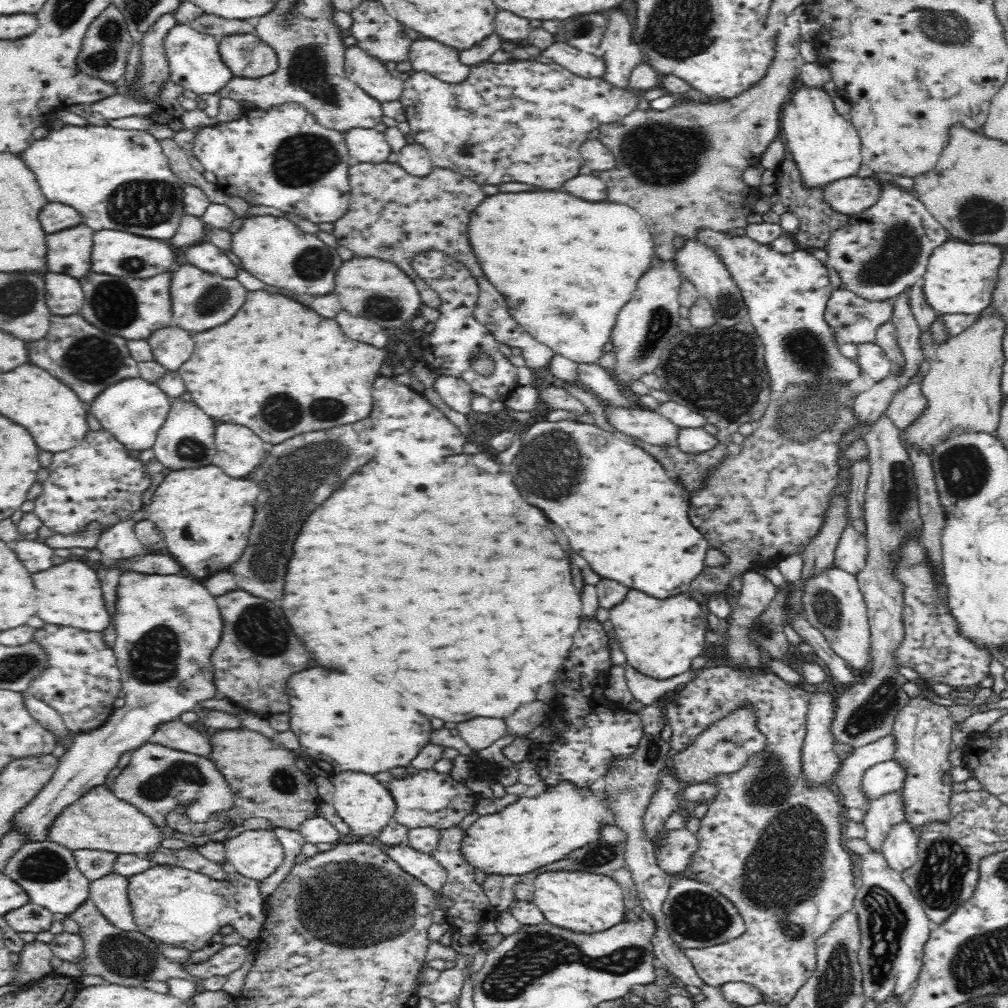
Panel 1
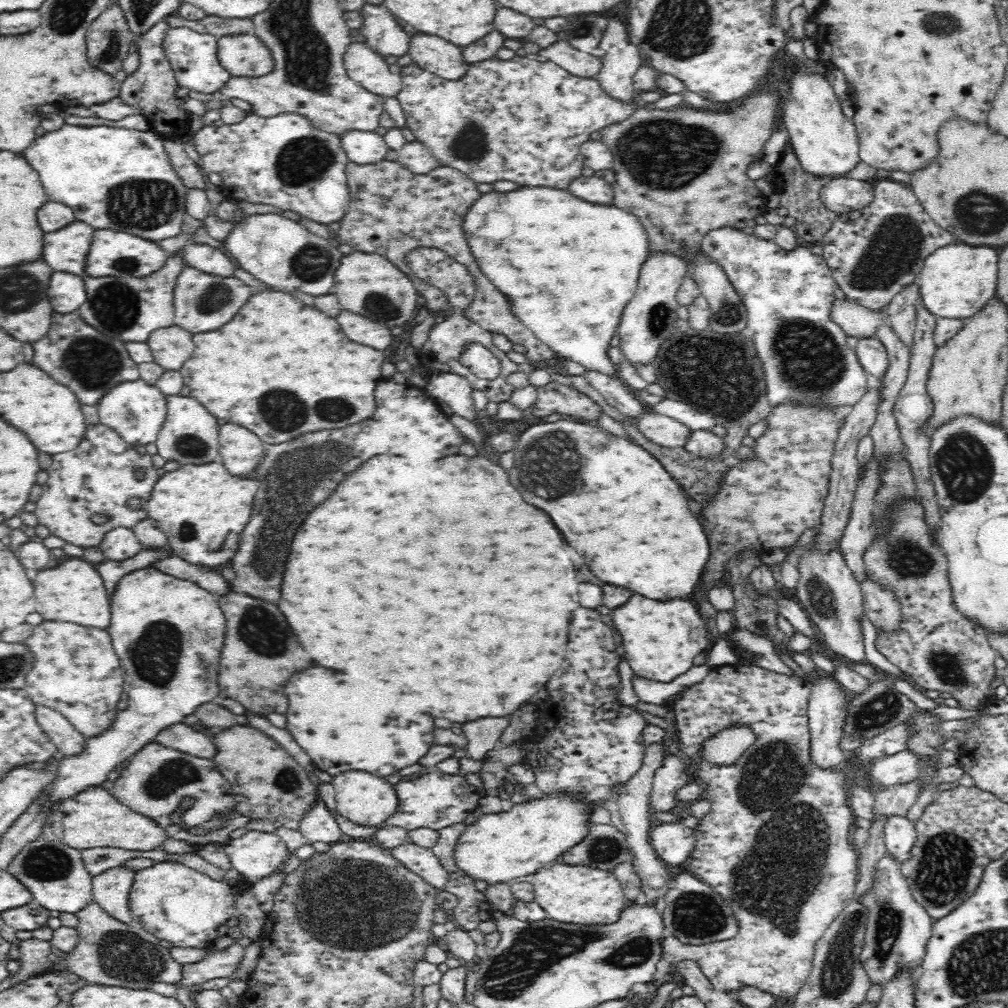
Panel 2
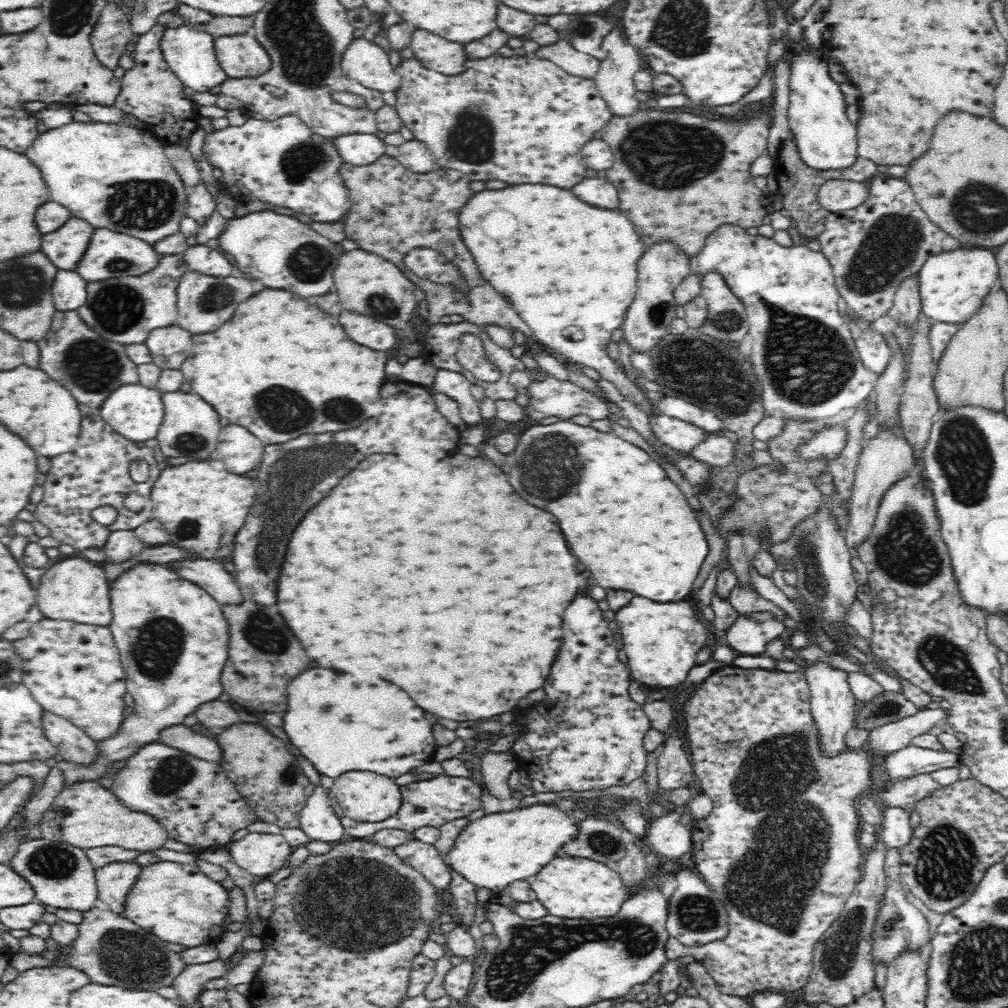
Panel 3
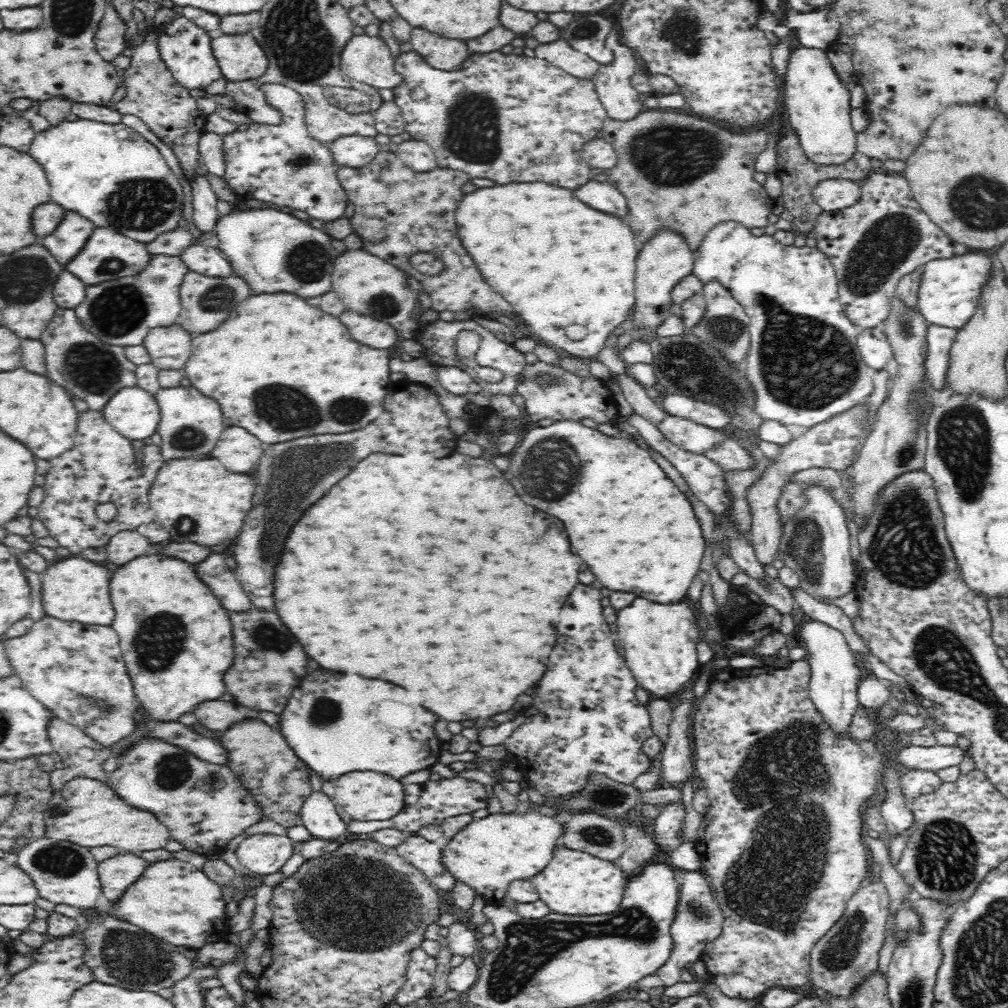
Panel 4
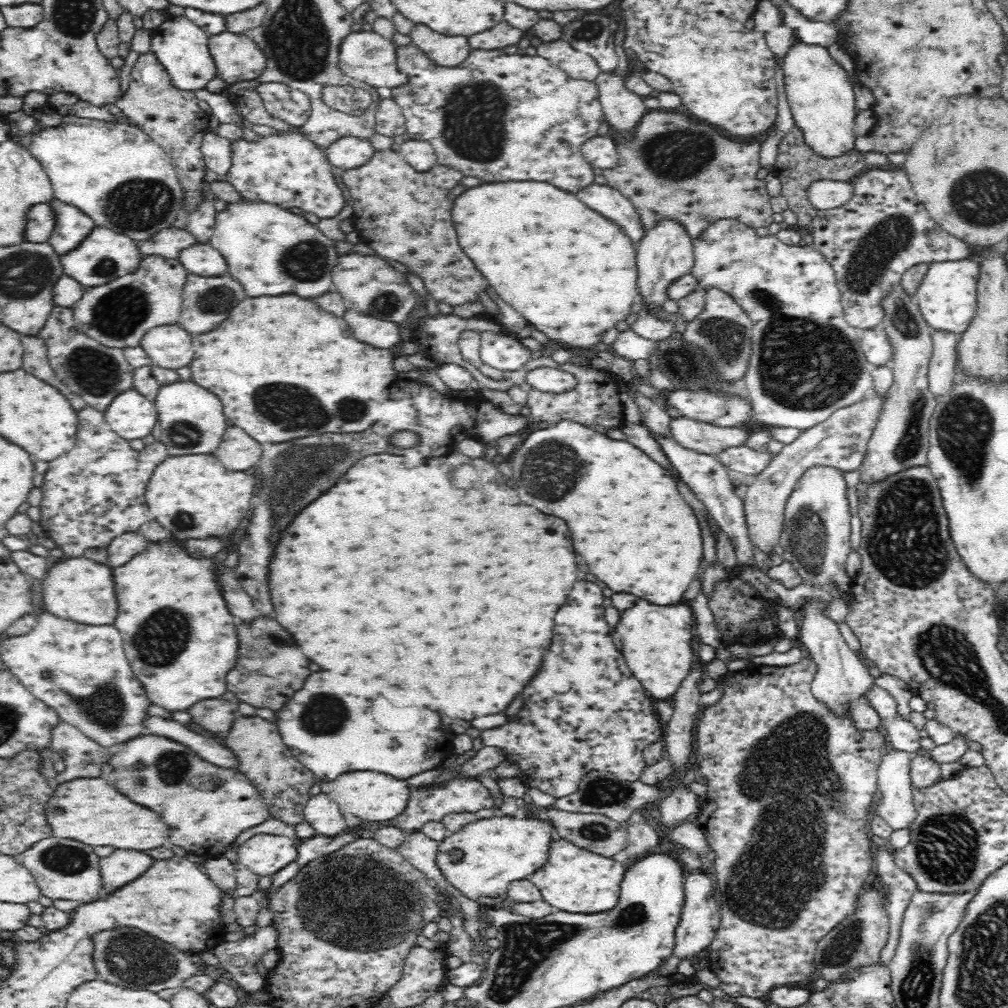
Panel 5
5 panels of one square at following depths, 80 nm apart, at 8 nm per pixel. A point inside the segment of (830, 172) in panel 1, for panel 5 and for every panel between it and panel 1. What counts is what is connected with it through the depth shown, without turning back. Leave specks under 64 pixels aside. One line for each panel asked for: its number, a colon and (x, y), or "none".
2: (826, 143)
3: (825, 138)
4: (817, 102)
5: (819, 91)

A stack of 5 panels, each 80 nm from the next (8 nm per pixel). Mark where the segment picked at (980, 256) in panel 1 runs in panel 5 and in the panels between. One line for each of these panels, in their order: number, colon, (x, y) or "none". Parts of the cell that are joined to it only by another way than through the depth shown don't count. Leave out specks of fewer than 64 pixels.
2: (958, 279)
3: (953, 284)
4: (949, 294)
5: (947, 296)

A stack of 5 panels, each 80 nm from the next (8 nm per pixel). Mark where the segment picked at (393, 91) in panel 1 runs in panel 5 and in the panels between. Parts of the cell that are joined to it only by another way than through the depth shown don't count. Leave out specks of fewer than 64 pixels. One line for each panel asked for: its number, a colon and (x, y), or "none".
2: (362, 64)
3: (364, 61)
4: (365, 58)
5: (366, 56)

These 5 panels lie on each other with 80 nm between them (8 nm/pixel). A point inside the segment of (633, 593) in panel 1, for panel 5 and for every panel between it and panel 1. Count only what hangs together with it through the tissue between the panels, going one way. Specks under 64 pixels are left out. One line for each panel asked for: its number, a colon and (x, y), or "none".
2: (660, 639)
3: (660, 640)
4: (659, 640)
5: (656, 641)

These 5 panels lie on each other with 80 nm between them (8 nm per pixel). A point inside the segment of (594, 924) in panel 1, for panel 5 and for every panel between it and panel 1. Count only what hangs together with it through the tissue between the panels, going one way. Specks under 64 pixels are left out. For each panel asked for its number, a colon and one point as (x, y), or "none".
2: (578, 895)
3: (568, 887)
4: (576, 884)
5: (574, 880)

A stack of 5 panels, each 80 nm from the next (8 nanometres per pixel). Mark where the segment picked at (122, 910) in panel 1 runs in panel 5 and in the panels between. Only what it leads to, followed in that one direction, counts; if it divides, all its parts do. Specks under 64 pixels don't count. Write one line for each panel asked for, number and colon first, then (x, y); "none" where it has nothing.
2: (111, 889)
3: (113, 882)
4: (117, 874)
5: (120, 868)

